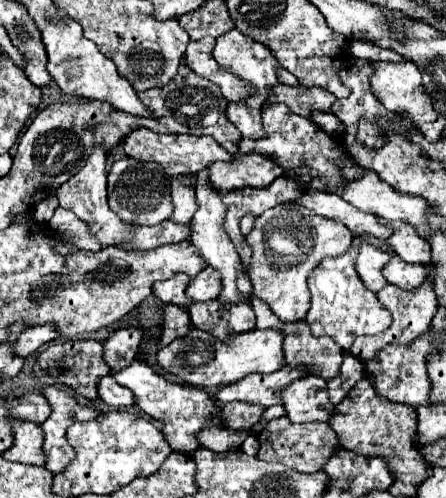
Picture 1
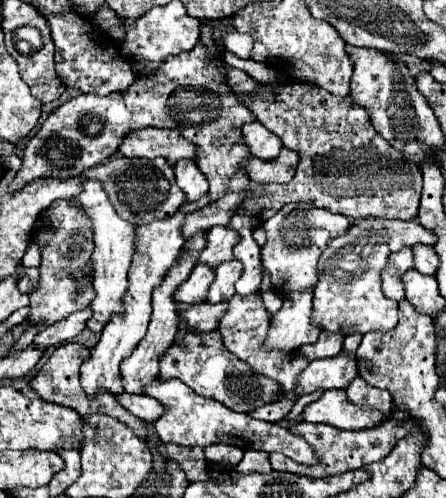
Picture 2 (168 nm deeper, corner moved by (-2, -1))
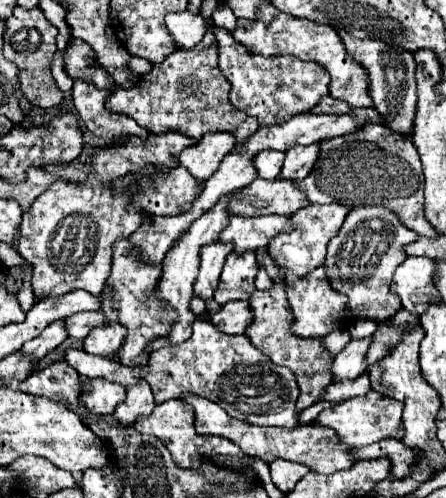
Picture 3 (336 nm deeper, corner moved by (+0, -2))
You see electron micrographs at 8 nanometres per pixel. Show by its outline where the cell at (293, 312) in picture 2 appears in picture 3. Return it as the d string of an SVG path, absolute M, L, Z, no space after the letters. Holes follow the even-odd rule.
M318 266L314 272L298 278L298 276L288 276L286 278L286 298L292 310L292 324L290 330L298 336L298 338L318 338L318 336L326 336L332 330L338 330L346 318L344 314L344 304L346 298L344 294L338 294L336 290L330 288L324 266Z

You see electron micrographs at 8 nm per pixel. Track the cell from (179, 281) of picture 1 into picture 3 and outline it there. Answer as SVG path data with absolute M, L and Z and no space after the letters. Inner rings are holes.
M212 242L200 250L200 274L194 282L194 294L202 300L210 300L218 280L222 266L226 262L226 256L232 252L232 244L222 244L222 242Z

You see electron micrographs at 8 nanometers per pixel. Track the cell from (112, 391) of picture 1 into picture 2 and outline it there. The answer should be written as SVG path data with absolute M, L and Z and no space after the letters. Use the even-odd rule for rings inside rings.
M122 393L116 399L120 401L122 407L126 407L132 415L136 415L138 419L142 419L146 423L154 423L154 421L158 421L166 413L166 409L162 409L164 407L162 403L158 403L158 401L154 401L154 399L146 397L146 395L138 397L138 395Z

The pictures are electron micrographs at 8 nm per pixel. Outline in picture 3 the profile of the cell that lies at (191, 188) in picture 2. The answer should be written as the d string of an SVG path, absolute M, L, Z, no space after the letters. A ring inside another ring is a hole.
M228 132L206 134L196 146L184 148L178 160L180 166L188 168L198 182L204 182L218 170L224 154L228 154L232 146L234 146L234 136Z

